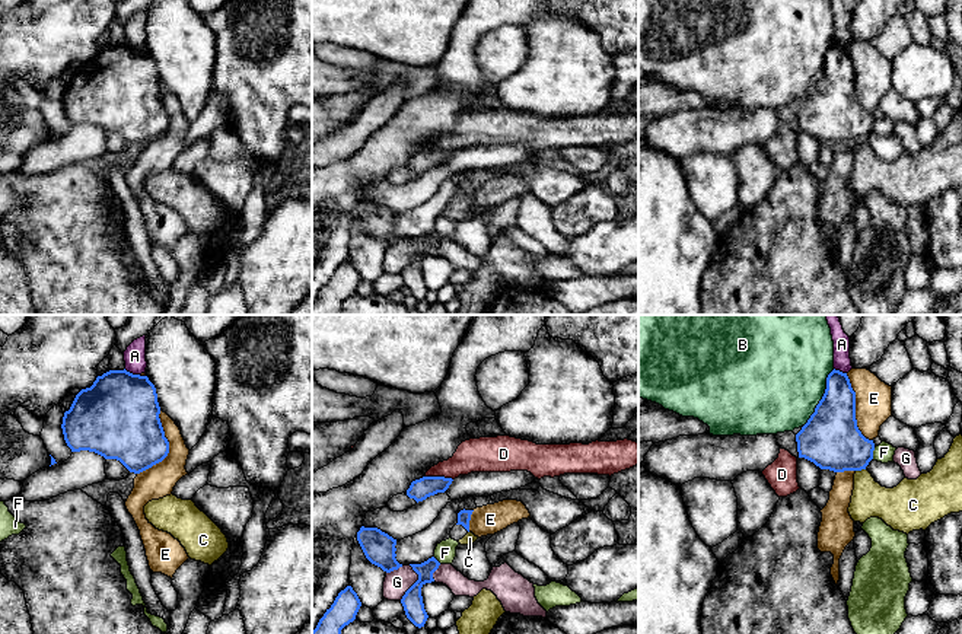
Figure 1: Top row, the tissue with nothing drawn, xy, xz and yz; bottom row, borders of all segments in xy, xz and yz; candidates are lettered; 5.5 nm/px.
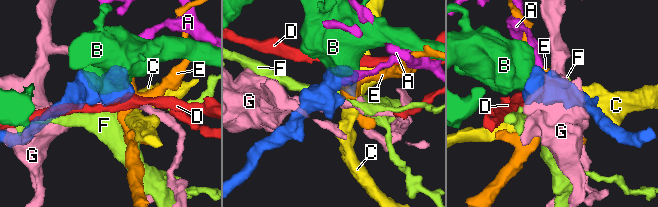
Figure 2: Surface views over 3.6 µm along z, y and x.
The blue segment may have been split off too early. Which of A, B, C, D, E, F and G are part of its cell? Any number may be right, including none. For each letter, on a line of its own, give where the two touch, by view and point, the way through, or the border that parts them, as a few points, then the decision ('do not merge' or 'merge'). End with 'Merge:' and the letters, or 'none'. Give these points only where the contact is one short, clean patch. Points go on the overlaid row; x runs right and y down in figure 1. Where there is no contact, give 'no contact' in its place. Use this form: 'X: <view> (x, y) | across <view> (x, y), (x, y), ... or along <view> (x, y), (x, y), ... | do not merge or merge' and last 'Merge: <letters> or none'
A: xy (131, 373) | along xy (124, 369), (139, 375) | do not merge
B: yz (822, 398) | do not merge
C: yz (860, 470) | along yz (865, 468), (856, 471) | do not merge
D: xz (439, 477) | along xz (426, 475), (443, 475), (452, 480) | do not merge
E: xy (168, 448) | do not merge
F: yz (872, 454) | along yz (875, 448), (872, 458) | do not merge
G: xz (416, 582) | do not merge
Merge: none

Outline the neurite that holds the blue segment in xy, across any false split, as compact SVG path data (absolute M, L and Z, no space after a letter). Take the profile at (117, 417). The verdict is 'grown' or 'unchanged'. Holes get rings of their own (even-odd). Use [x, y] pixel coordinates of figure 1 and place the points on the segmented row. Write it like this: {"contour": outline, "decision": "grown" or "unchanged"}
{"contour": "M109 370L76 395L61 428L71 452L95 452L140 474L169 453L159 414L156 388L147 376Z", "decision": "unchanged"}

